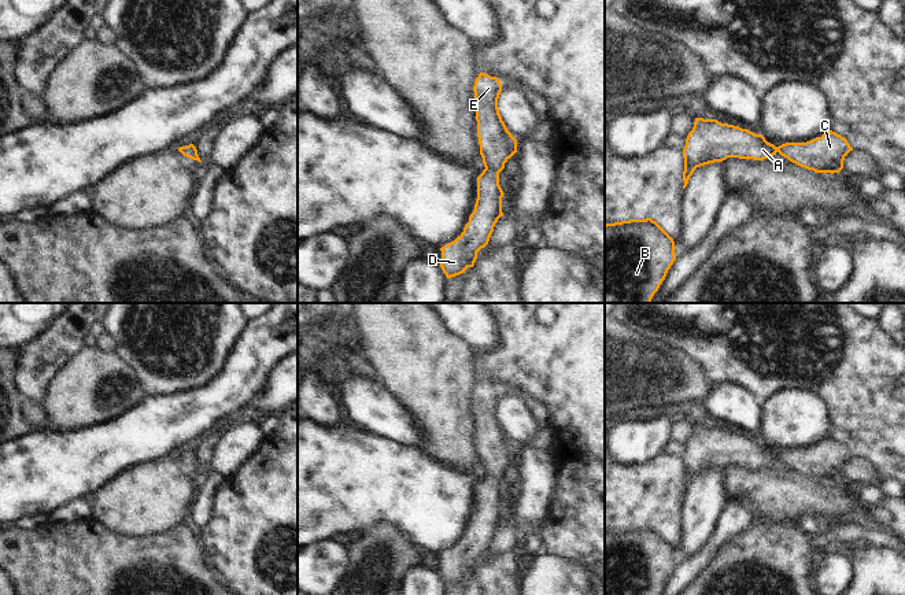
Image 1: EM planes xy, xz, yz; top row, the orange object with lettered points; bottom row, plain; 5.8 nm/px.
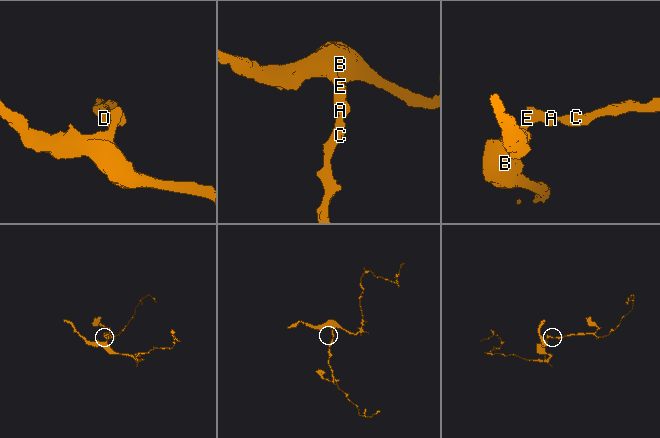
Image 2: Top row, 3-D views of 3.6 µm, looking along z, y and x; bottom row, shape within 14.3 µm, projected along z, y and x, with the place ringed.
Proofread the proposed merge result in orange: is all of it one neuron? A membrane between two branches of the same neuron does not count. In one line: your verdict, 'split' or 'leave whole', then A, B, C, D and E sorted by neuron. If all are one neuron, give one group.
leave whole; groups A B C D E

